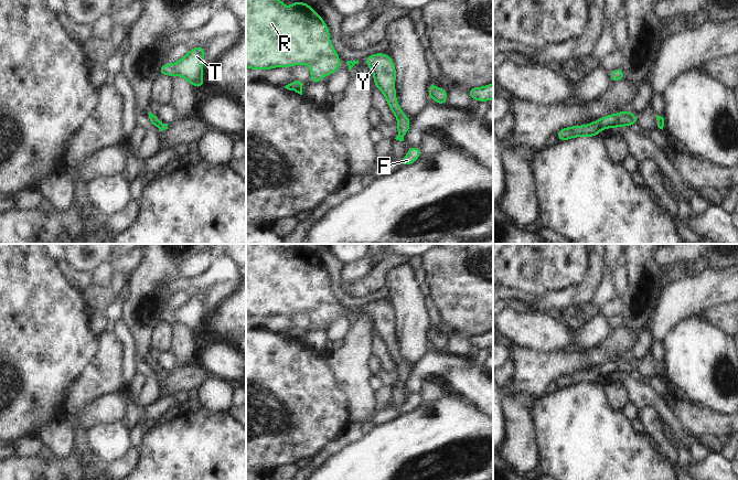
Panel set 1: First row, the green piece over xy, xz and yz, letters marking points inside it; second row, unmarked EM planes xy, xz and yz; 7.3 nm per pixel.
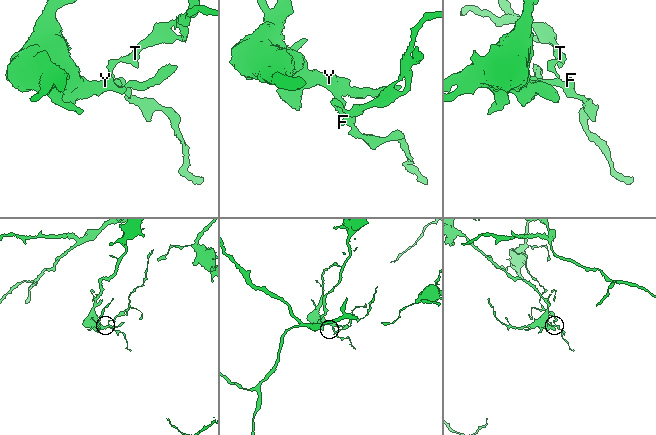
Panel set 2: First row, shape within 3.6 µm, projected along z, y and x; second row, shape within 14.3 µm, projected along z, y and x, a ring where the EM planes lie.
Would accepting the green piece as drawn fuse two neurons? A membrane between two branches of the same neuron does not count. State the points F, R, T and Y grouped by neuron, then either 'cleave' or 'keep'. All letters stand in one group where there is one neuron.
F T / R Y | cleave

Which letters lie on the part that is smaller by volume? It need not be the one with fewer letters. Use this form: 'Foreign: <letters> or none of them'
Foreign: F, T.

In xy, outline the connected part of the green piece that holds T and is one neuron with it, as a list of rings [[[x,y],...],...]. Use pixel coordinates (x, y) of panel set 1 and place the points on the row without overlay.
[[[199,292],[189,299],[178,309],[173,311],[164,310],[159,316],[159,322],[178,322],[186,327],[196,335],[202,335],[204,332],[204,326],[202,322],[202,316],[204,313],[204,294]]]

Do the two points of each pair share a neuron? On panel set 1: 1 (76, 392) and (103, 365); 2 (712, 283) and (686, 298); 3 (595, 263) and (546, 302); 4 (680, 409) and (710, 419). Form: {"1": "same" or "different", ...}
{"1": "same", "2": "same", "3": "same", "4": "same"}

